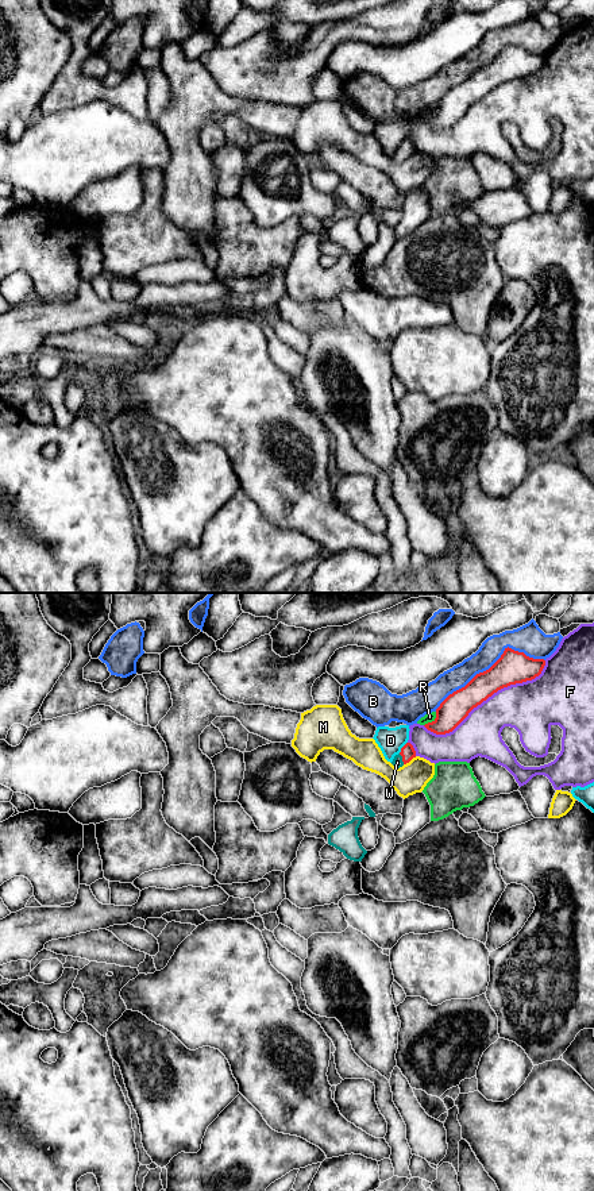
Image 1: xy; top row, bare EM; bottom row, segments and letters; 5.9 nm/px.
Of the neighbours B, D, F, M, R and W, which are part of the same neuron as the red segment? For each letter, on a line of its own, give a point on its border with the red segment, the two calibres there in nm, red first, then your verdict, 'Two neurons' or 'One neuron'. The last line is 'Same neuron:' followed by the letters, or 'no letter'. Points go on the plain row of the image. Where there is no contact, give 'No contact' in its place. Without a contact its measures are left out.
B: Touches red at xy (490, 62). Thickness 190 nm (red) against 140 nm. Two neurons
D: Touches red at xy (402, 142). Thickness 90 nm (red) against 160 nm. Two neurons
F: Touches red at xy (488, 92). Thickness 190 nm (red) against 300 nm. Two neurons
M: Touches red at xy (409, 155). Thickness 90 nm (red) against 180 nm. Two neurons
R: Touches red at xy (432, 116). Thickness 170 nm (red) against 60 nm. Two neurons
W: Touches red at xy (402, 154). Thickness 90 nm (red) against 70 nm. One neuron
Same neuron: W

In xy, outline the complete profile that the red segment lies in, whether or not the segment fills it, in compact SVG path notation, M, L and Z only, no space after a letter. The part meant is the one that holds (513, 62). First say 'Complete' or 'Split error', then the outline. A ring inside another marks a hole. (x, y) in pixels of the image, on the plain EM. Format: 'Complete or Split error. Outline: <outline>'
Complete. Outline: M505 43L489 65L477 69L464 82L450 89L436 104L436 113L424 122L436 130L452 127L474 103L494 88L535 74L544 61L544 54L533 54L524 47Z

